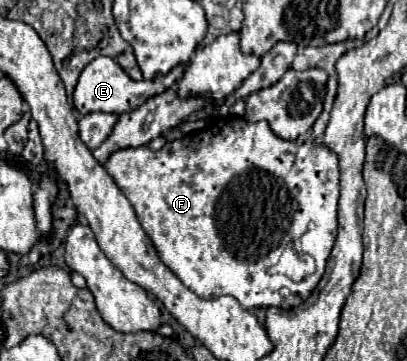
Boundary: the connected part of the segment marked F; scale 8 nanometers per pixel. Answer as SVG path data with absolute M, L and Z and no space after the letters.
M228 116L210 120L204 130L166 142L166 146L156 152L148 146L114 152L104 168L130 200L160 260L200 298L212 300L232 296L244 310L266 310L272 306L290 310L306 302L320 282L316 272L300 282L292 282L288 278L270 276L268 268L278 262L280 254L292 240L304 240L304 236L318 240L322 234L334 234L336 240L339 161L324 142L314 138L306 138L300 144L296 140L282 140L272 132L268 122L254 124L240 116Z

